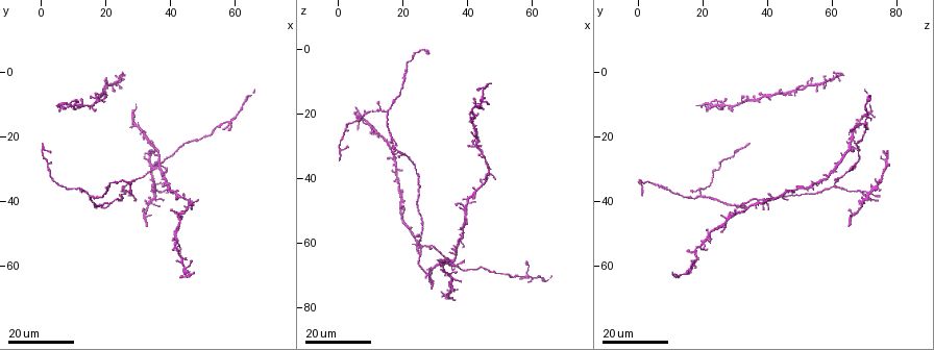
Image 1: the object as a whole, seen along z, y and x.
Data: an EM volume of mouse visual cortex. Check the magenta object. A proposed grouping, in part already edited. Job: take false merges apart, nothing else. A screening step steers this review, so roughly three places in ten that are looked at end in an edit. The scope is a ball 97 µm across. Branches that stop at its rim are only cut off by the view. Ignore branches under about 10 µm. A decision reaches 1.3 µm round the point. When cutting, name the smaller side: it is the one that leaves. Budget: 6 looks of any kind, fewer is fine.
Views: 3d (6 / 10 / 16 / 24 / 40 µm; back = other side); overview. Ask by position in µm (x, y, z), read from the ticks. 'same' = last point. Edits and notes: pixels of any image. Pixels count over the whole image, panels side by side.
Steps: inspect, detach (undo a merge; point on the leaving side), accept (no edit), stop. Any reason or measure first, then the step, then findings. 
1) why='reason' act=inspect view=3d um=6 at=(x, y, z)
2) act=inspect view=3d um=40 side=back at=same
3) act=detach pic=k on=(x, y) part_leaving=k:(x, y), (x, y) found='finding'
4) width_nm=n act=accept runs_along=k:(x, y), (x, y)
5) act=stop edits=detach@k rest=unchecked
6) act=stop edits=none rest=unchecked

why='three arms meet' act=inspect view=3d um=24 at=(14.5, 38.0, 20.0)

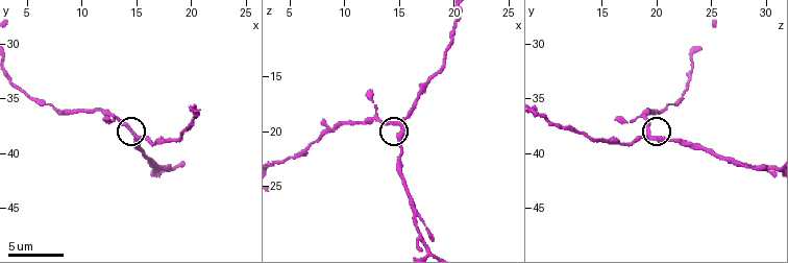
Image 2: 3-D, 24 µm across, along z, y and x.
act=inspect view=3d um=6 at=(14.6, 38.2, 19.4)

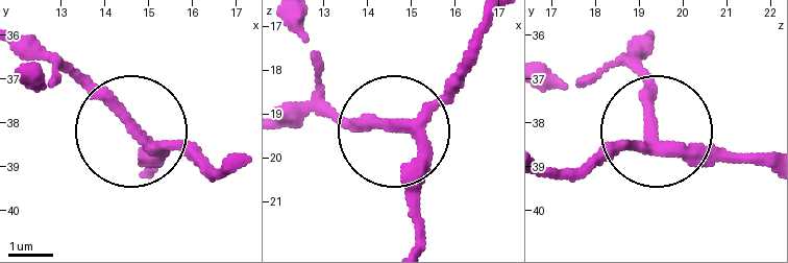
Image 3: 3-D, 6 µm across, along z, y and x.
width_nm=230 act=accept runs_along=3:(416, 245), (416, 156), (400, 134), (468, 70) found='one neuron here'

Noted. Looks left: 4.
why='narrows sharply' act=inspect view=3d um=16 at=(20.0, 41.0, 32.5)

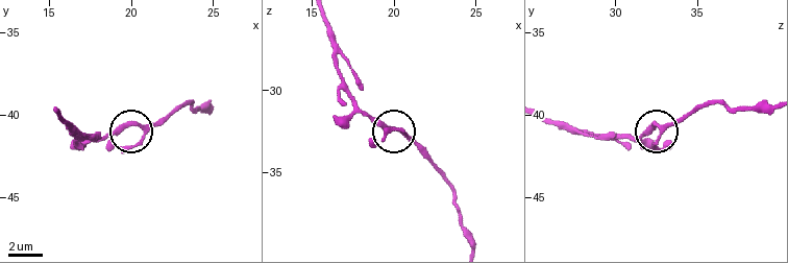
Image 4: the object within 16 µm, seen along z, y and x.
act=inspect view=3d um=6 at=(20.5, 40.6, 32.8)

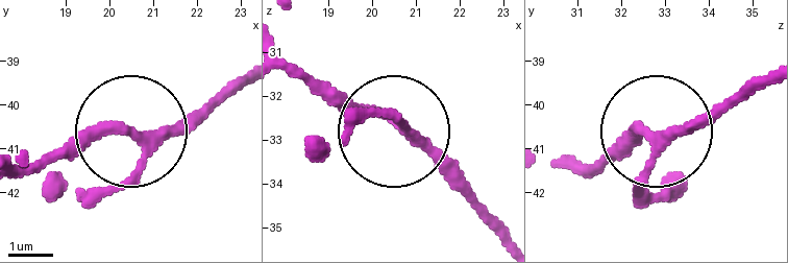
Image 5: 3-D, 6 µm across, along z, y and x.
act=accept runs_along=5:(242, 79), (164, 128), (85, 136), (44, 154) found='one neuron here'

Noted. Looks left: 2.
why='thin neck' act=inspect view=3d um=16 at=(44.5, 22.5, 68.0)

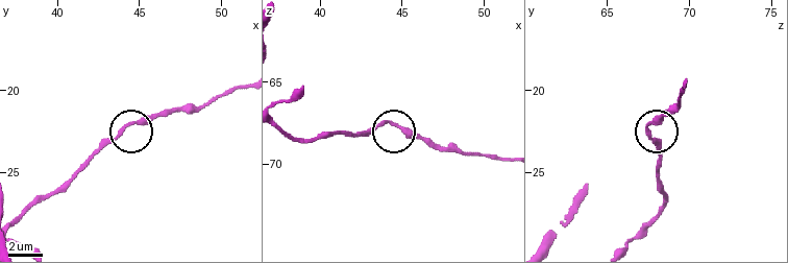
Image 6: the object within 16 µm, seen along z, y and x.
act=inspect view=3d um=6 at=(44.4, 22.1, 67.5)

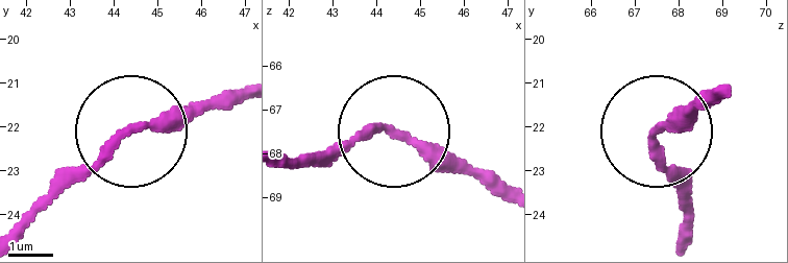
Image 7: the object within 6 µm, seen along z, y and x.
act=accept runs_along=7:(683, 239), (683, 194), (660, 127), (723, 97) found='continuous, no second neuron'

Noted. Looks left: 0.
act=stop edits=none rest=unchecked

